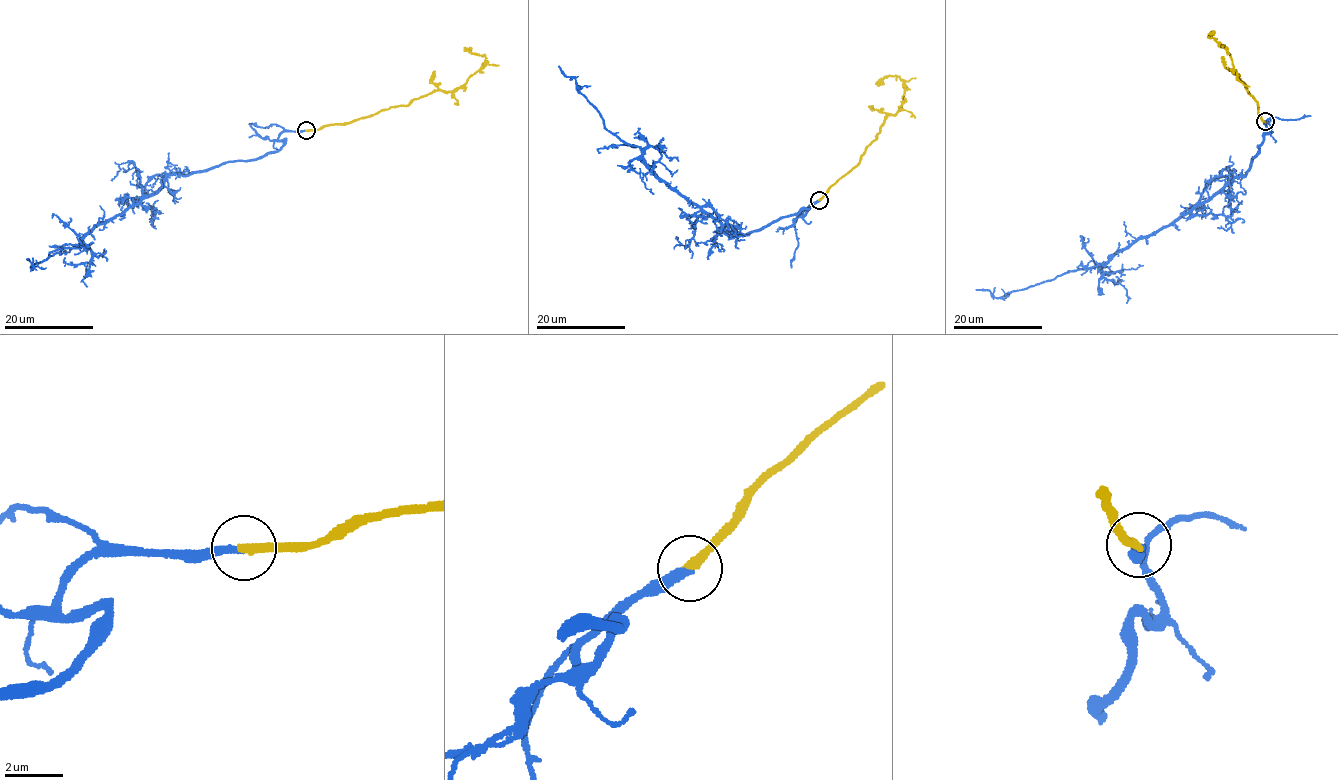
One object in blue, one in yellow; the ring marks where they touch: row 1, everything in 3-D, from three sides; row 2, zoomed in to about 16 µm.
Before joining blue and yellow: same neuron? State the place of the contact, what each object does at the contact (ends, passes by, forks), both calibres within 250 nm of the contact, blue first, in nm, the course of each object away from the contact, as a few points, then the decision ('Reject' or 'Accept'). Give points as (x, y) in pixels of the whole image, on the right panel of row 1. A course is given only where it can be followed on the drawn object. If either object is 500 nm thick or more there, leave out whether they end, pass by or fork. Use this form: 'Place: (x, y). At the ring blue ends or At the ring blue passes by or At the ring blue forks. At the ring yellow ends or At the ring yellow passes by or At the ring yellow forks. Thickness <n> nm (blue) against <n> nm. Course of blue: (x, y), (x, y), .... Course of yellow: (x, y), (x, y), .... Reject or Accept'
Place: (1265, 121). At the ring blue ends. At the ring yellow ends. Thickness 320 nm (blue) against 300 nm. Course of blue: (1265, 122), (1268, 130), (1245, 175), (1237, 177), (1106, 262), (1002, 297), (976, 289). Course of yellow: (1265, 122), (1258, 114), (1258, 105), (1237, 75), (1225, 47), (1213, 37), (1208, 38), (1214, 32). Accept

